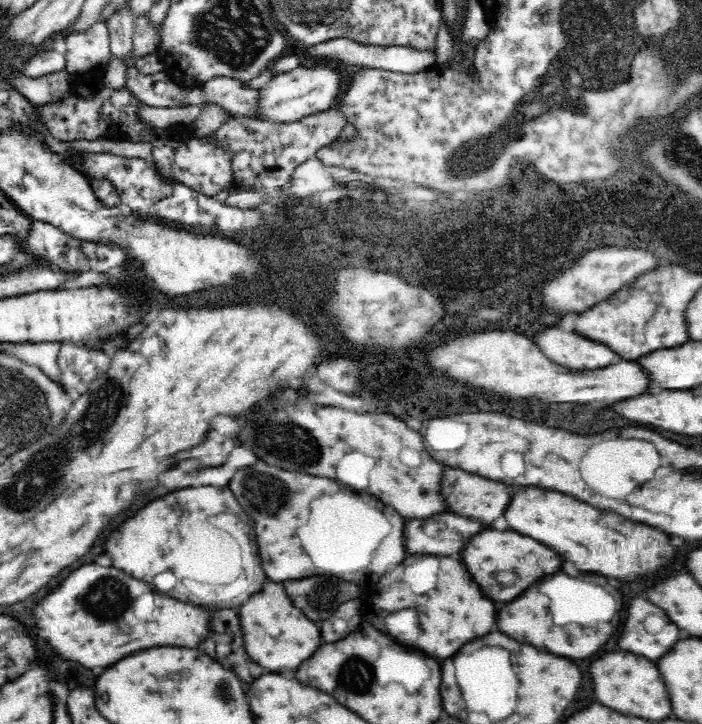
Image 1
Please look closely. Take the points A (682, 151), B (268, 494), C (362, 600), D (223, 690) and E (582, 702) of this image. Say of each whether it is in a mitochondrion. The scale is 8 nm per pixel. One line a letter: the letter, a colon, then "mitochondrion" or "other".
A: mitochondrion
B: mitochondrion
C: other
D: mitochondrion
E: other

